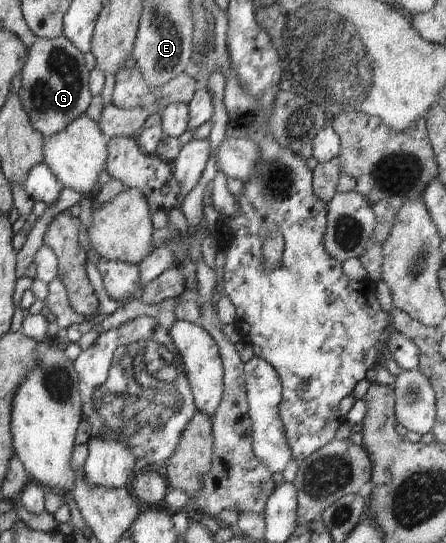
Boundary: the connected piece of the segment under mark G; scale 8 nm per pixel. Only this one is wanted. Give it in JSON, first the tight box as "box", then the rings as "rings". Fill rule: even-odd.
{"box":[19,34,92,137],"rings":[[[63,34],[55,39],[37,37],[36,42],[27,48],[22,70],[22,86],[19,99],[26,111],[34,130],[51,137],[65,129],[72,120],[86,112],[90,106],[92,93],[88,89],[89,70],[84,65],[84,53],[81,53]]]}

